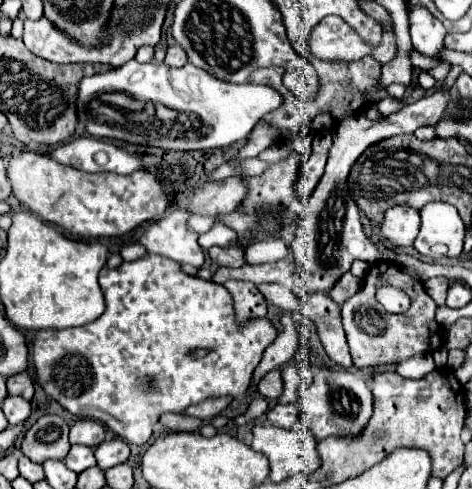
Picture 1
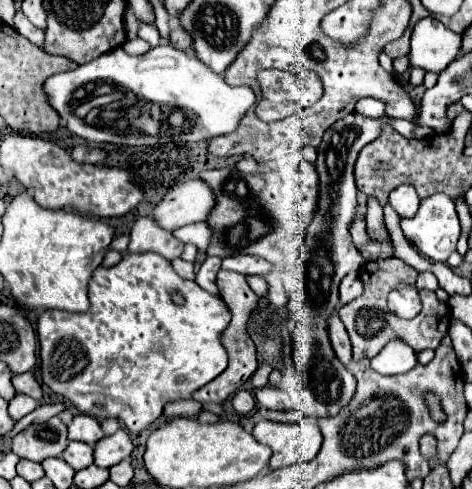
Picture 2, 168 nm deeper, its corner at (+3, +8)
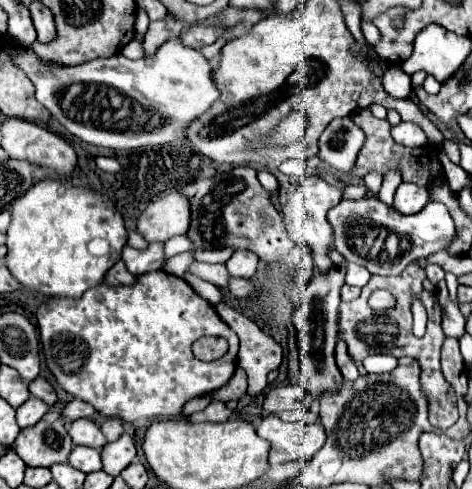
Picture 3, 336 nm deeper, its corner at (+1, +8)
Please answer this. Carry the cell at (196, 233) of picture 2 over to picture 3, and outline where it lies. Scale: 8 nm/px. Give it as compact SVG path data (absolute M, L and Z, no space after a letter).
M175 236L175 238L171 238L171 240L167 240L165 244L163 244L163 248L165 248L165 258L169 260L169 258L173 258L175 254L181 254L181 252L189 252L191 250L191 240L187 238L187 236Z

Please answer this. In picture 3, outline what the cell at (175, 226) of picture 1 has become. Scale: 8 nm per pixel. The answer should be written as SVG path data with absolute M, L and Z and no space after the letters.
M149 244L147 250L133 250L131 246L125 246L123 262L133 276L159 270L163 264L163 244Z

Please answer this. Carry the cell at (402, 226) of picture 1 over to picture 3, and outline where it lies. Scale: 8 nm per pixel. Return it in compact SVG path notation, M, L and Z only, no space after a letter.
M403 182L395 192L393 206L401 214L415 214L421 208L425 208L427 202L429 202L429 190L417 186L417 184L411 184L411 182Z

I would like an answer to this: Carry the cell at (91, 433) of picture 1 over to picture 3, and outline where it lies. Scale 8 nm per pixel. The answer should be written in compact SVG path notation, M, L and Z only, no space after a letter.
M81 418L69 426L69 434L73 438L73 444L91 446L101 450L107 444L107 438L103 436L101 428L91 418Z

